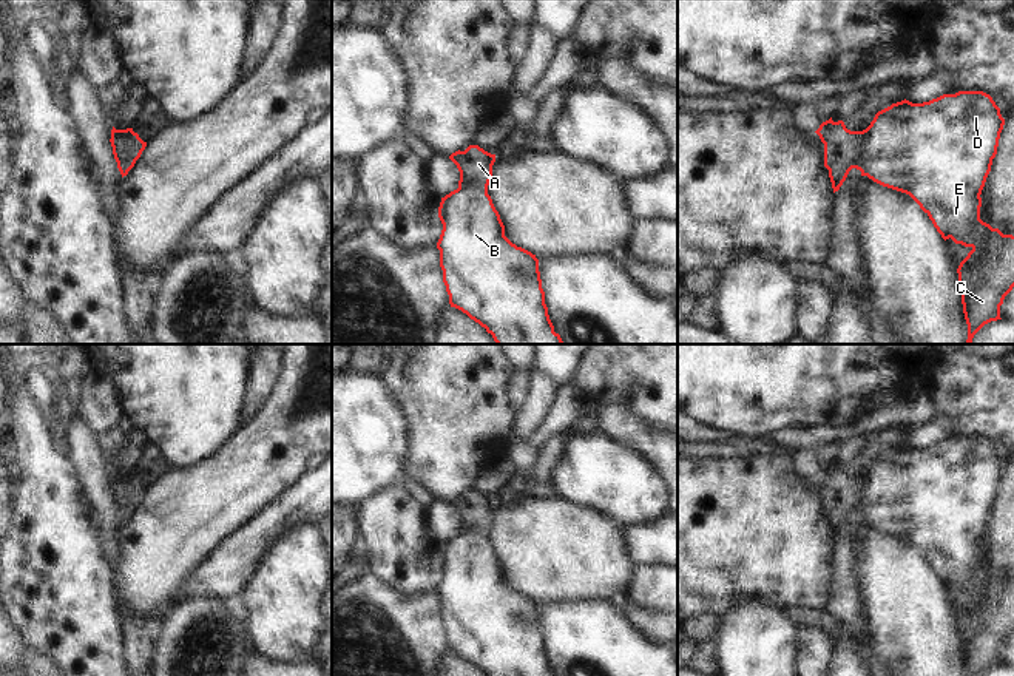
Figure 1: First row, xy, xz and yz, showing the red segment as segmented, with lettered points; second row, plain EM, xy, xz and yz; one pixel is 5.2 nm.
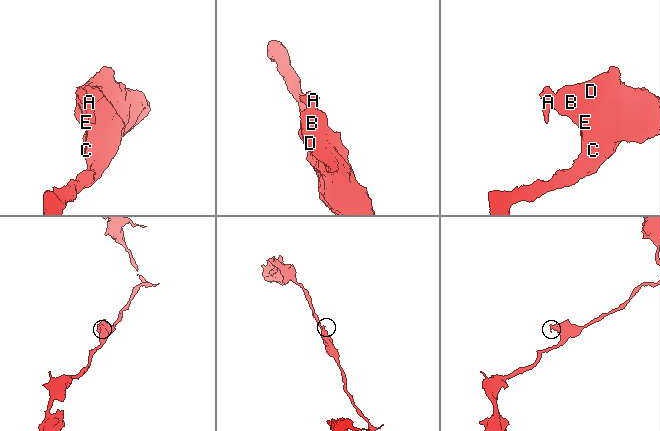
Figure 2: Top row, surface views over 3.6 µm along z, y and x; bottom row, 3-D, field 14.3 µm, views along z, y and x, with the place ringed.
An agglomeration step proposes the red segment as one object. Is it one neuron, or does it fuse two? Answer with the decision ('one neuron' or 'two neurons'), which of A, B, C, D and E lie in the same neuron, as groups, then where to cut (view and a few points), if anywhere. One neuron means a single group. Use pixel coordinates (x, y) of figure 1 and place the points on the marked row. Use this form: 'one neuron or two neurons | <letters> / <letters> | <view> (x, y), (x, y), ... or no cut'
one neuron | A B C D E | no cut

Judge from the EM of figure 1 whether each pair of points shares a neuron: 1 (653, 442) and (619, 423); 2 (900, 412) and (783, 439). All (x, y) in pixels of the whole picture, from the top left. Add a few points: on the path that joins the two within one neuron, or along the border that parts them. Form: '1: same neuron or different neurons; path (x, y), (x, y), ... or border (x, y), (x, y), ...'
1: same neuron; path (645, 439), (627, 429)
2: same neuron; path (871, 423), (838, 436), (812, 439)

